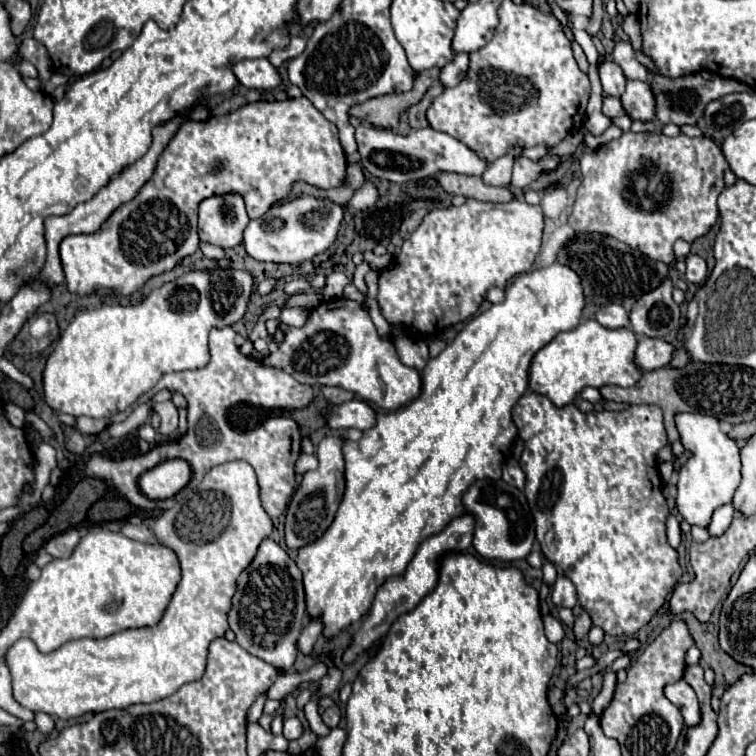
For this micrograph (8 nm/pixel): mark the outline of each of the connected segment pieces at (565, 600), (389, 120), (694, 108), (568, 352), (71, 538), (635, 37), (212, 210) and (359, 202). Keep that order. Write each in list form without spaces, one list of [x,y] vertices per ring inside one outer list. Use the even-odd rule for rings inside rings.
[[[557,577],[555,585],[551,589],[551,601],[557,607],[569,607],[569,609],[573,609],[577,605],[575,585],[571,585],[571,581],[567,577]]]
[[[421,71],[415,75],[415,85],[411,91],[405,93],[389,93],[389,95],[381,95],[375,99],[365,101],[363,105],[355,105],[351,109],[351,115],[359,117],[361,121],[369,121],[375,127],[385,127],[385,129],[393,129],[399,123],[399,115],[401,111],[409,109],[411,105],[419,103],[421,97],[425,95],[425,91],[431,87],[431,75],[427,71]]]
[[[635,51],[637,55],[637,61],[649,71],[649,85],[651,85],[651,91],[655,95],[655,119],[651,123],[633,123],[633,131],[641,131],[641,133],[661,133],[661,127],[667,125],[667,123],[675,123],[675,125],[697,125],[699,119],[703,115],[697,115],[697,113],[703,113],[707,103],[711,101],[717,101],[721,99],[723,95],[727,93],[737,93],[737,91],[747,91],[749,87],[741,81],[735,81],[731,77],[715,77],[713,81],[705,81],[701,75],[693,73],[693,75],[685,75],[685,77],[679,77],[679,79],[671,79],[671,77],[665,77],[659,73],[659,69],[655,67],[653,59],[649,55],[645,55],[643,51]]]
[[[587,321],[573,331],[559,333],[551,343],[539,349],[529,367],[529,391],[547,397],[555,407],[565,407],[579,397],[583,387],[633,387],[641,371],[635,369],[631,357],[635,355],[637,337],[629,329],[603,329],[597,321]]]
[[[69,529],[69,531],[53,537],[51,541],[47,541],[45,551],[53,557],[71,557],[71,553],[75,551],[79,539],[81,539],[79,529]]]
[[[627,15],[627,17],[625,17],[625,21],[623,21],[623,31],[625,31],[625,35],[629,37],[633,49],[642,48],[641,27],[635,15]]]
[[[237,193],[213,195],[199,203],[199,239],[217,247],[239,245],[247,221],[243,197]]]
[[[367,179],[367,181],[365,181],[365,185],[363,185],[359,191],[355,191],[355,195],[351,197],[349,207],[351,207],[351,211],[355,213],[355,211],[359,211],[359,209],[365,209],[365,207],[373,205],[373,203],[375,203],[375,199],[377,199],[375,185],[373,185],[373,181],[371,181],[371,179]]]

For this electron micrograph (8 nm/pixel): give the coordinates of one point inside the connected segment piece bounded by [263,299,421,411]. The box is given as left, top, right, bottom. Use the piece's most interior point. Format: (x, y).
(339, 346)

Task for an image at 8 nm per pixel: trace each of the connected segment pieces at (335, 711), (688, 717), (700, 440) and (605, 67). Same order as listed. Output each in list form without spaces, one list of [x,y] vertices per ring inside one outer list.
[[[331,705],[329,709],[325,709],[325,713],[323,713],[323,721],[325,721],[325,725],[327,727],[337,727],[339,725],[339,721],[341,721],[341,711],[339,711],[339,707],[337,705]]]
[[[677,681],[673,685],[665,687],[665,697],[679,707],[687,727],[695,727],[701,721],[701,711],[699,711],[699,701],[695,697],[695,691],[687,685],[687,681]]]
[[[681,413],[675,421],[681,433],[683,447],[689,455],[679,471],[677,509],[689,525],[707,529],[711,523],[713,511],[731,503],[733,493],[739,487],[739,477],[741,477],[739,447],[719,429],[719,421],[715,421],[715,417]]]
[[[603,61],[599,65],[599,75],[601,75],[601,85],[605,95],[611,97],[621,97],[627,79],[623,77],[623,71],[619,69],[619,65],[615,65],[613,61]]]

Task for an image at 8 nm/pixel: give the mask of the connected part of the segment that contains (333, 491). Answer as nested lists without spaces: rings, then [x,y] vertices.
[[[335,435],[325,437],[315,451],[315,455],[319,459],[319,467],[315,471],[307,471],[303,475],[301,485],[293,493],[289,511],[285,517],[285,543],[289,549],[301,549],[301,547],[317,541],[327,531],[327,527],[333,523],[337,507],[341,503],[343,471],[345,471],[341,447],[343,447],[343,437],[335,437]]]

